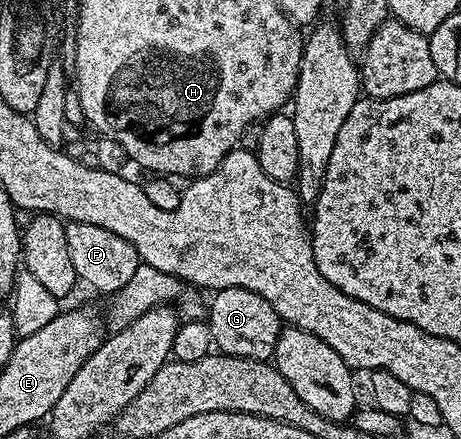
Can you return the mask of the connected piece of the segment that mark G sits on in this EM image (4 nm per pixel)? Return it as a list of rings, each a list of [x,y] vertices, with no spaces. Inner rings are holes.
[[[222,289],[211,296],[212,304],[206,307],[206,322],[212,342],[217,352],[232,355],[235,358],[271,360],[276,353],[278,337],[282,330],[282,320],[266,301],[258,293],[250,289]],[[208,313],[208,315],[207,315]]]

